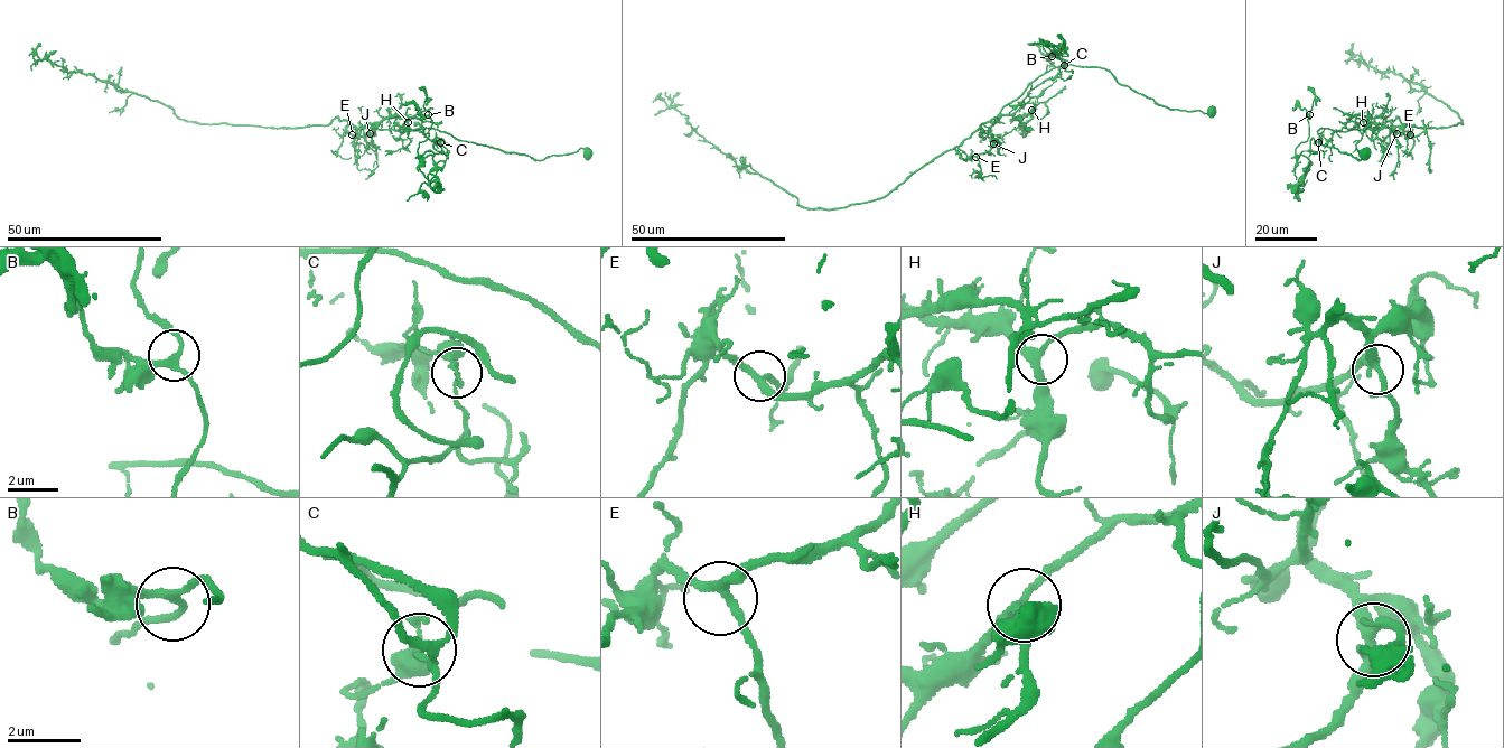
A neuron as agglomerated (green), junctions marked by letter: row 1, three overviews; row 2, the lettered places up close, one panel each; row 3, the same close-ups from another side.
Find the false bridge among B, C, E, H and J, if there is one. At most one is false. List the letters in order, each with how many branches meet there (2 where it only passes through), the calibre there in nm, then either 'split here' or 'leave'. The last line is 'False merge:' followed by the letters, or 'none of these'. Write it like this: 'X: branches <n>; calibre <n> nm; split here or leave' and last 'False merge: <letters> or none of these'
B: branches 3; calibre 180 nm; leave
C: branches 3; calibre 130 nm; split here
E: branches 3; calibre 240 nm; leave
H: branches 3; calibre 260 nm; leave
J: branches 3; calibre 280 nm; leave
False merge: C

